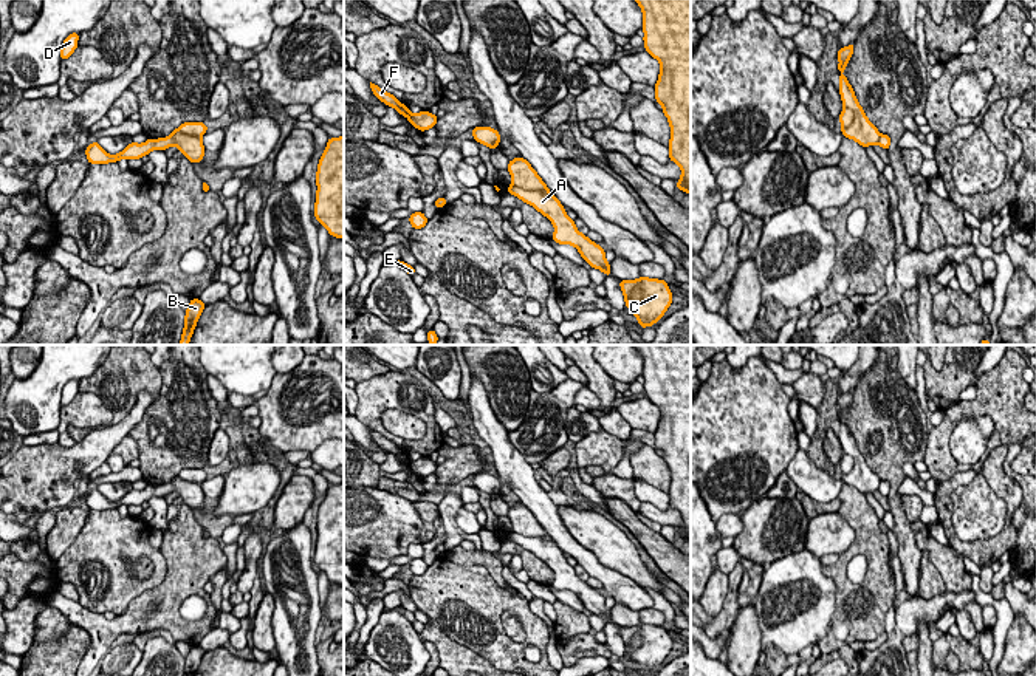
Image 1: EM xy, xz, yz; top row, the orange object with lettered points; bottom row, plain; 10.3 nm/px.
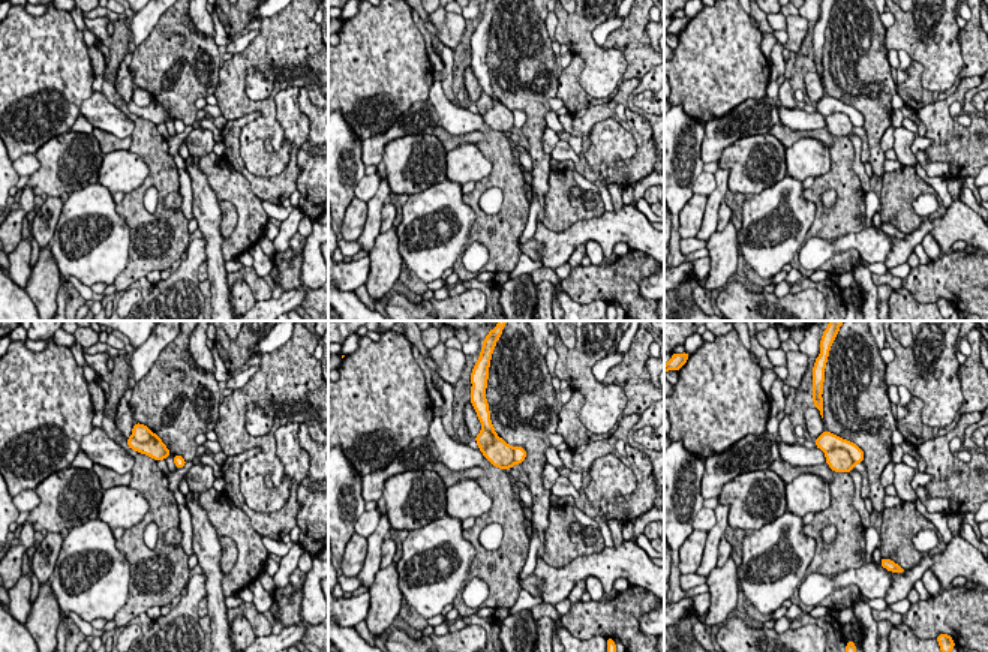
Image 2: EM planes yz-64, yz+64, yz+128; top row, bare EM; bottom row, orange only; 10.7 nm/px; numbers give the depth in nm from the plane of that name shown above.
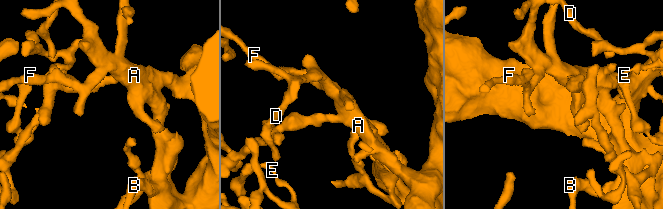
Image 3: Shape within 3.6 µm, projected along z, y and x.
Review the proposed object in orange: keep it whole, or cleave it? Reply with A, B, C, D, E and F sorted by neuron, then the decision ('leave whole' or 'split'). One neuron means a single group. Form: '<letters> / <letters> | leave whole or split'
A B C D F / E | split

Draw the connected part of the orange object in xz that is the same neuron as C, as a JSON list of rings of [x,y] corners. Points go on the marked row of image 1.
[[[640,277],[636,280],[619,280],[626,308],[640,320],[640,326],[657,323],[672,303],[672,291],[666,280]]]

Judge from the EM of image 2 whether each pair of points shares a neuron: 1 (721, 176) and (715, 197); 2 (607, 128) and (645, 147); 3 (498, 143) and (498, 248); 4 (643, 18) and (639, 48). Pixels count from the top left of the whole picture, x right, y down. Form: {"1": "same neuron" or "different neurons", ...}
{"1": "same neuron", "2": "different neurons", "3": "same neuron", "4": "same neuron"}

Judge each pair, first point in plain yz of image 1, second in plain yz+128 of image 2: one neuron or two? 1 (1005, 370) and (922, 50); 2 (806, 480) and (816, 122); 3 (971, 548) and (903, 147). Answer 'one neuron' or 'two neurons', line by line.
1: two neurons
2: one neuron
3: two neurons

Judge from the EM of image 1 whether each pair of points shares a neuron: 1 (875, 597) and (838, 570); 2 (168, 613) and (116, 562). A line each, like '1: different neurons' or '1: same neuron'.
1: same neuron
2: different neurons

